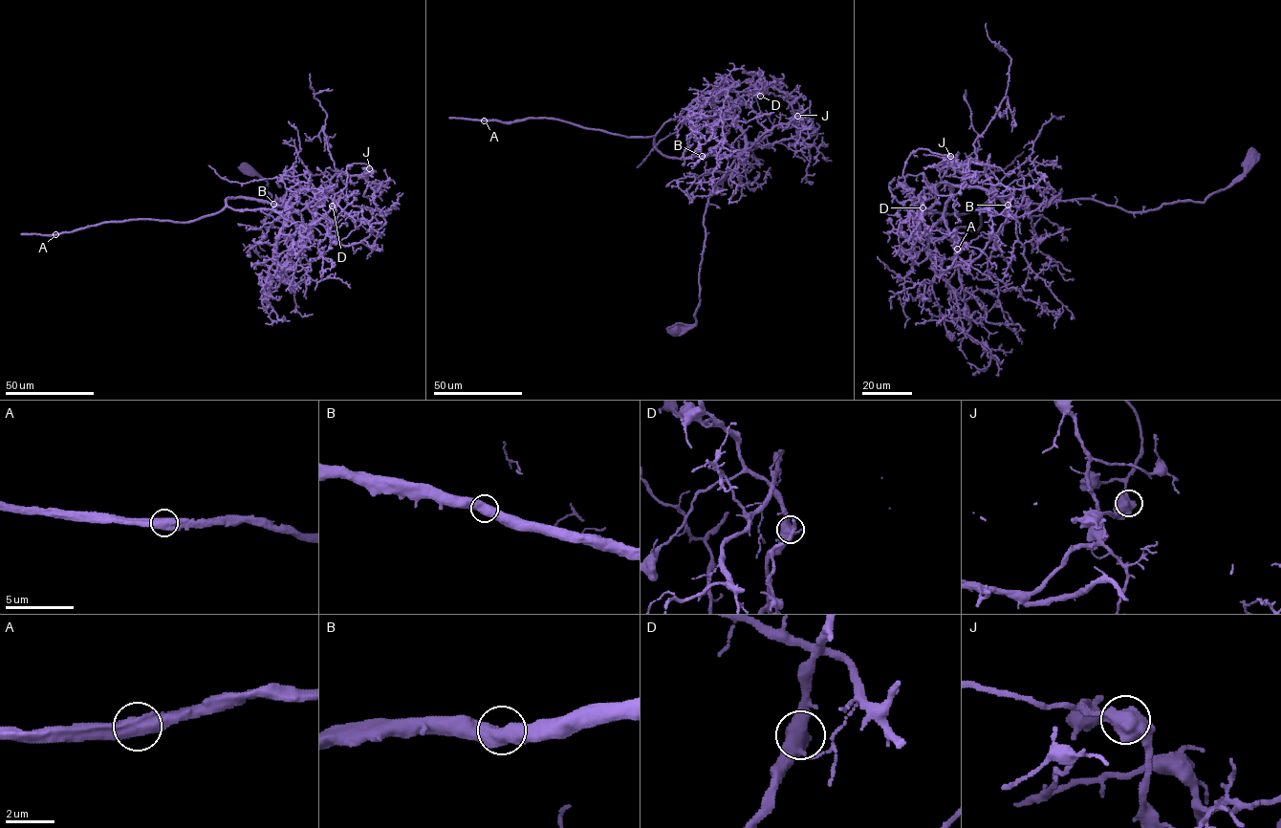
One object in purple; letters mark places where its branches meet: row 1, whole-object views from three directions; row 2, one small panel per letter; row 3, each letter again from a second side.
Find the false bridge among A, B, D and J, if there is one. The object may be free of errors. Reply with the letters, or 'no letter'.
no letter

